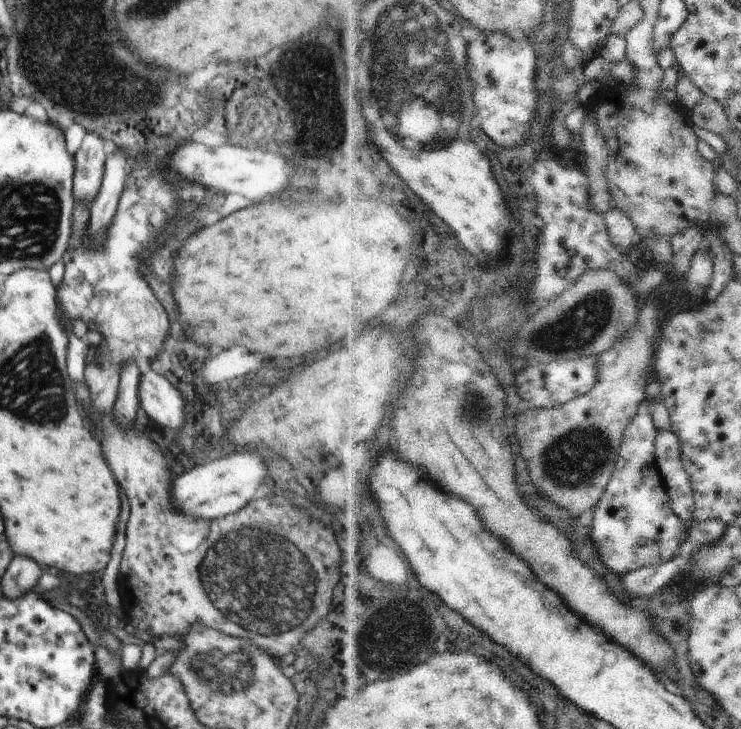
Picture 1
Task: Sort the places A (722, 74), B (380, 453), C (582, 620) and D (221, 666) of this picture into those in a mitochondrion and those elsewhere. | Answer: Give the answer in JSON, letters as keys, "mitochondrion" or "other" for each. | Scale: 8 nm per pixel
{"A":"other","B":"other","C":"other","D":"mitochondrion"}

